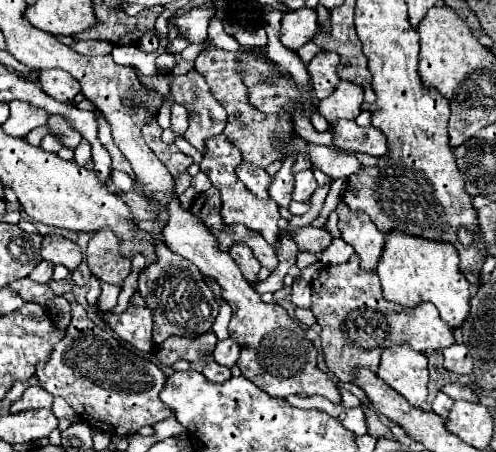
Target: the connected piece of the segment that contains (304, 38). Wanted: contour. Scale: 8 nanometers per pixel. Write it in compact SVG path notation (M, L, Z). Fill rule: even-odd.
M301 8L295 12L285 12L281 18L281 34L279 40L285 48L297 52L303 44L307 44L315 32L319 30L317 12L311 8Z

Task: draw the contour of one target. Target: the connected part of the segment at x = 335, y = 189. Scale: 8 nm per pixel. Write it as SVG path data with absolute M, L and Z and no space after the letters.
M335 180L335 182L331 184L329 194L327 194L327 198L325 198L325 204L323 204L323 208L321 208L319 216L311 222L311 226L315 226L315 228L323 228L323 226L325 226L325 222L327 222L329 214L337 208L337 204L339 204L339 200L341 200L343 188L345 188L345 180Z

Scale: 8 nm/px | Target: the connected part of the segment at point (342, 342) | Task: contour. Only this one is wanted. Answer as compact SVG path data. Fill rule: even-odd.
M353 254L347 262L323 266L319 278L311 282L311 310L321 326L321 346L329 372L341 382L349 382L353 368L367 366L373 372L379 366L381 352L391 346L409 344L417 352L441 350L455 342L453 330L439 318L433 304L419 304L419 308L399 308L381 296L379 276L365 276L359 272L359 258Z

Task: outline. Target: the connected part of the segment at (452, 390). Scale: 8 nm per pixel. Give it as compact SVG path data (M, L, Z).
M445 384L441 390L443 390L449 398L453 398L453 400L467 400L467 402L477 402L477 400L479 400L479 398L473 394L473 390L467 388L467 386L463 386L463 384Z

